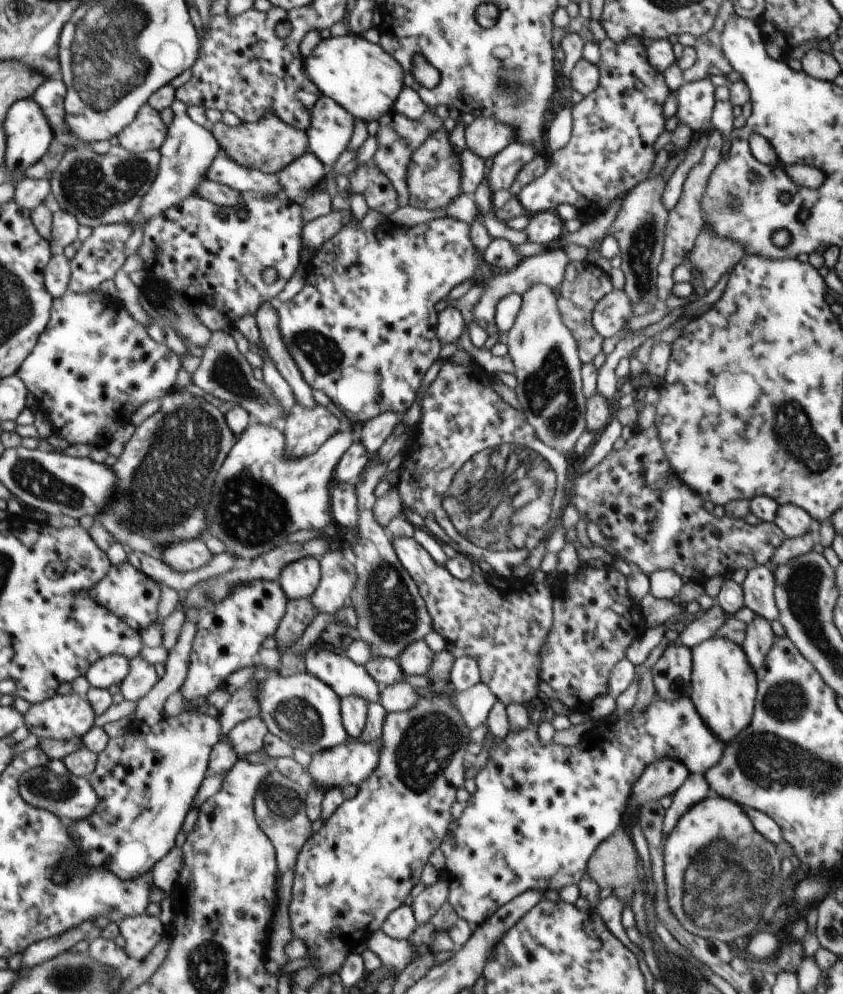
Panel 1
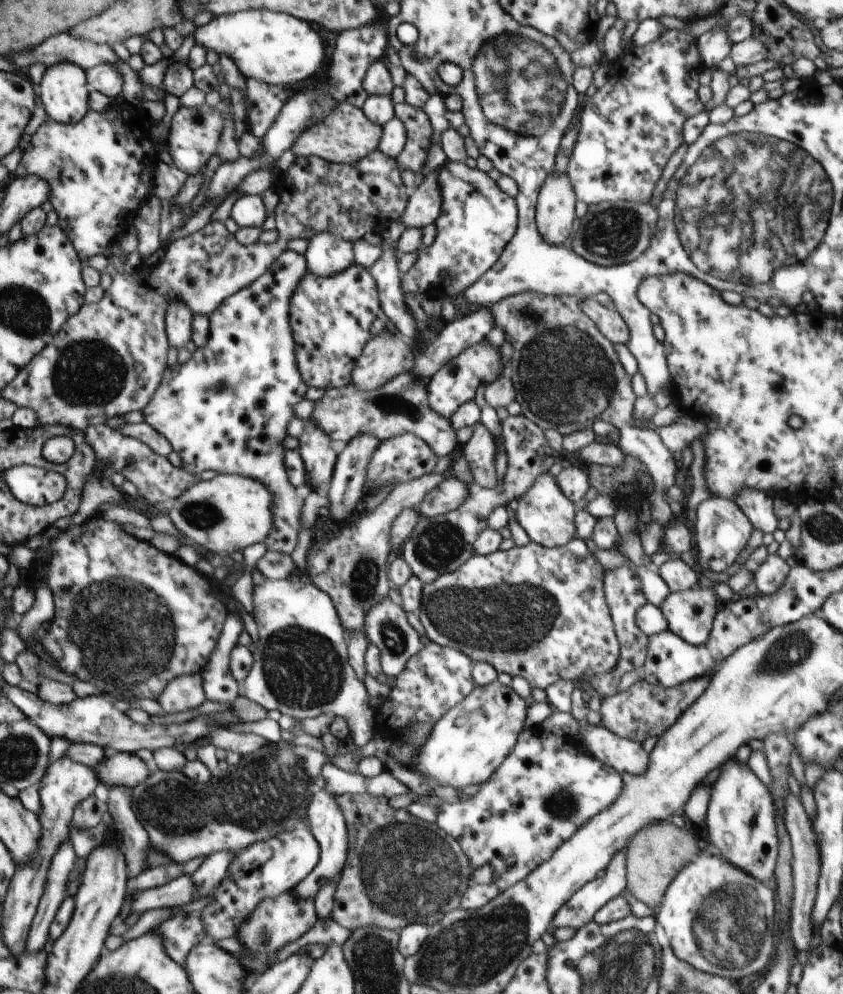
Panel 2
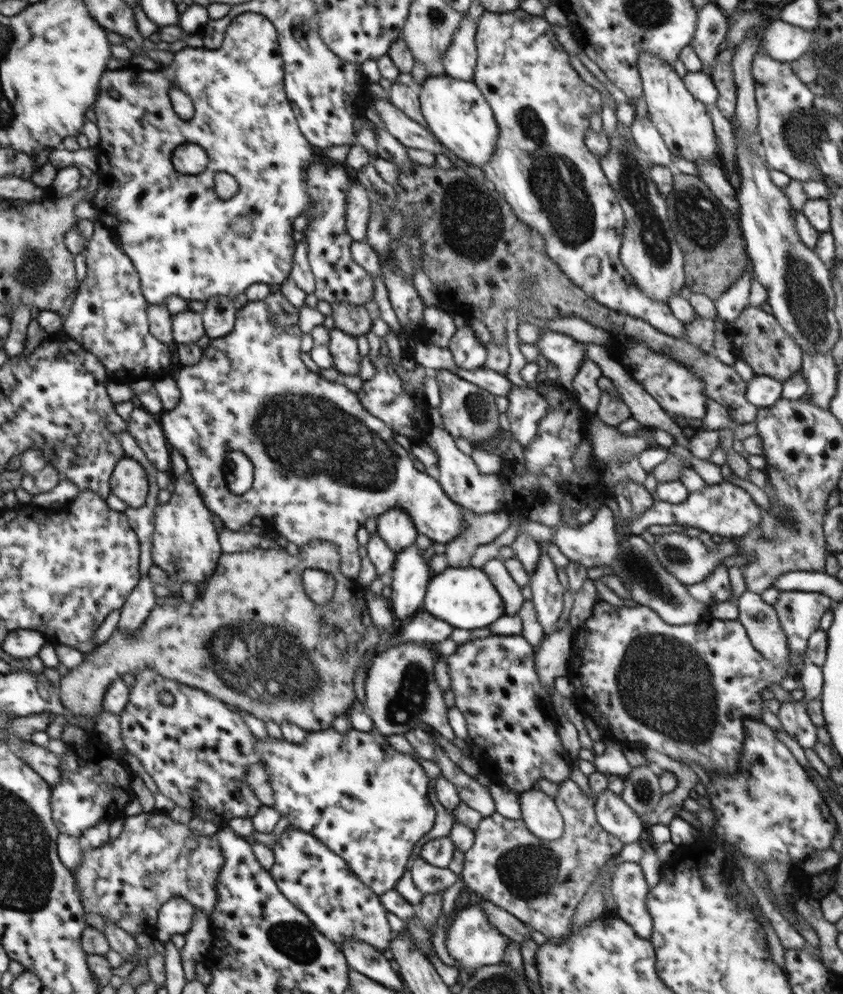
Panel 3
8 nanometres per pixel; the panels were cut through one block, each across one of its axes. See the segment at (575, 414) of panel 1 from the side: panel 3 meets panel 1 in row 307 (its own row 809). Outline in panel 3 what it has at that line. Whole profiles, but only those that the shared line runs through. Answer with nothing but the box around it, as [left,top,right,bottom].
[519,788,565,841]

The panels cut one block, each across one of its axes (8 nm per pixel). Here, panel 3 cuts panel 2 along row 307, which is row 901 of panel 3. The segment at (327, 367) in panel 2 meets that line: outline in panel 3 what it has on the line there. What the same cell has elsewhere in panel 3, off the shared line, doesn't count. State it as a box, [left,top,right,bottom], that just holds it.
[269,828,394,952]

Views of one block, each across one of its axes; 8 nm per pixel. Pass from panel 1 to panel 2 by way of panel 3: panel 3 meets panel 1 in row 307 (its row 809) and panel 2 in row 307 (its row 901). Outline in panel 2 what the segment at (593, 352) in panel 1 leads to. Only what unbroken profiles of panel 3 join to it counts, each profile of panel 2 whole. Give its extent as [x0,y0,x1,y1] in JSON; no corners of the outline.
[488,291,680,528]

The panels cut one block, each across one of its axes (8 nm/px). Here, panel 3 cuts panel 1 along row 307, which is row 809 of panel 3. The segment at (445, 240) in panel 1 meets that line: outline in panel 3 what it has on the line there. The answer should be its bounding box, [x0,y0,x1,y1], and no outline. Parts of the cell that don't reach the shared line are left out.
[257,727,436,896]

